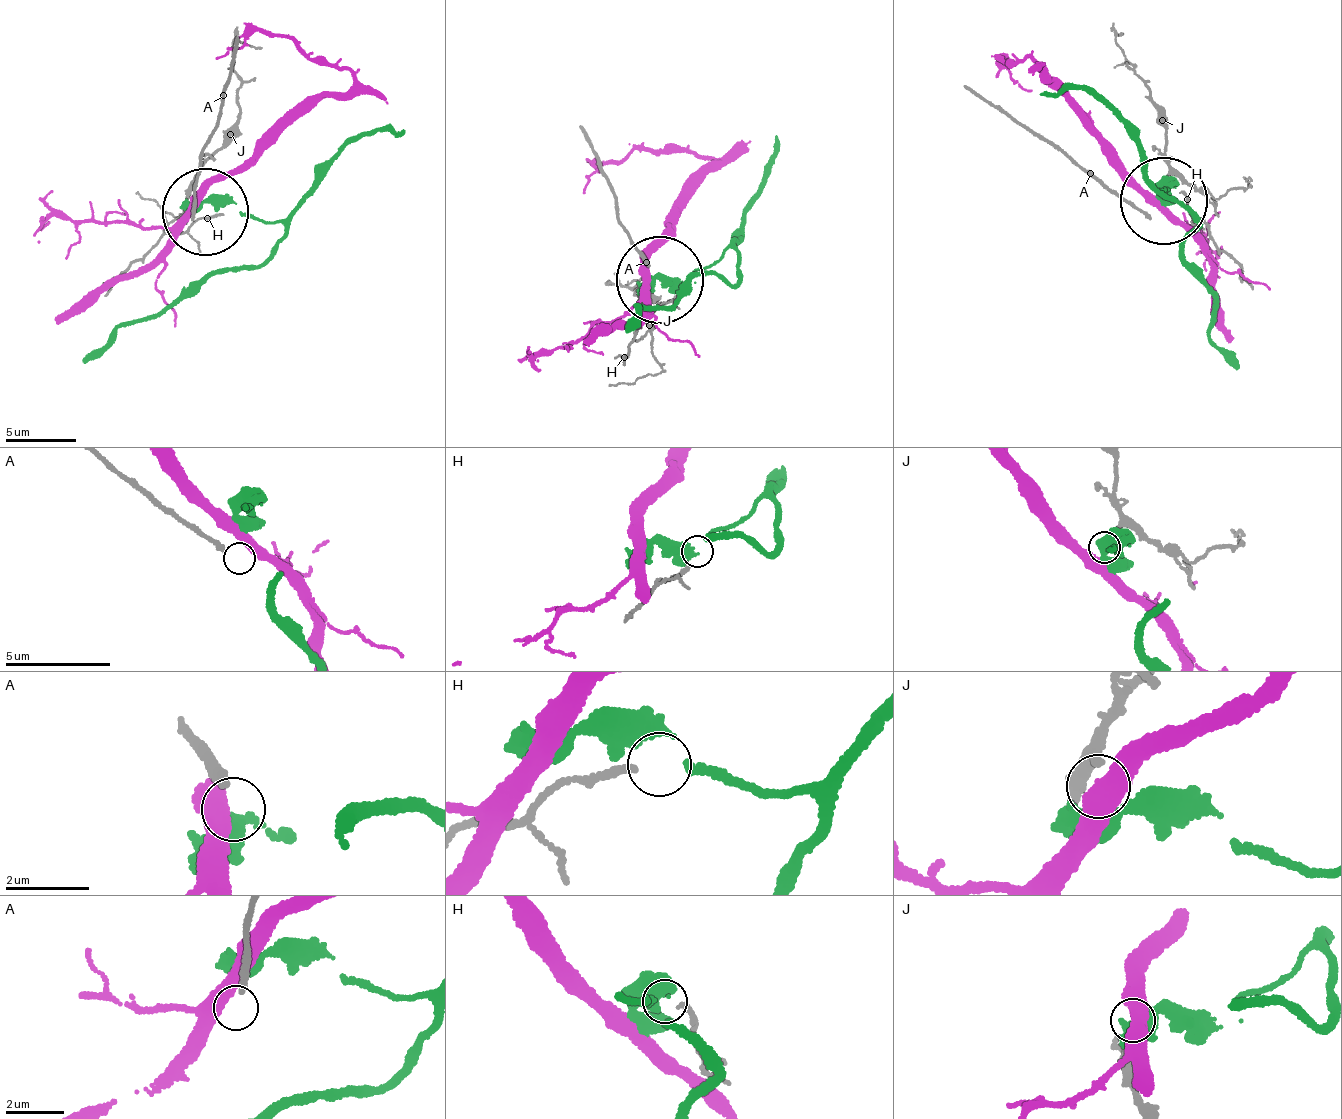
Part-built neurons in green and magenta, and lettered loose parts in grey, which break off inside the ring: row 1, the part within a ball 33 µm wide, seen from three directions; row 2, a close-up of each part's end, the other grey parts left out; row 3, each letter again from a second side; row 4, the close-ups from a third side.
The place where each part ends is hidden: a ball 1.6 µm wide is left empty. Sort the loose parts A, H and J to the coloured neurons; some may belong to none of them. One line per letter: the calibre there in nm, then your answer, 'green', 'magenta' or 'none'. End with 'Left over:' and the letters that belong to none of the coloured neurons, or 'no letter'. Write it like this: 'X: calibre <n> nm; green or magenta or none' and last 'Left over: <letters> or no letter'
A: calibre 200 nm; none
H: calibre 180 nm; green
J: calibre 170 nm; magenta
Left over: A

